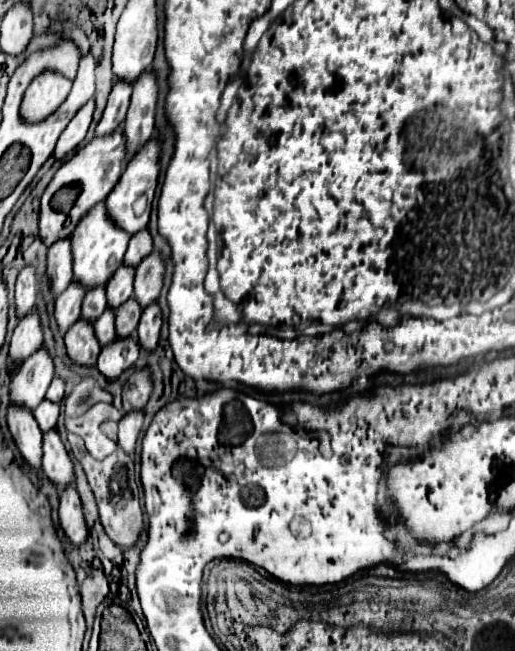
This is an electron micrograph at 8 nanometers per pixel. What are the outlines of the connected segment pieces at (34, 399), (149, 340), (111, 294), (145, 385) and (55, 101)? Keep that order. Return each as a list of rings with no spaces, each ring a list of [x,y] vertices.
[[[41,347],[13,375],[11,387],[9,387],[11,405],[27,409],[27,411],[35,411],[39,407],[39,403],[45,399],[45,393],[47,393],[53,377],[55,377],[53,361],[51,361],[47,349]]]
[[[153,303],[151,307],[145,307],[139,321],[139,329],[137,329],[139,347],[145,349],[147,353],[155,351],[159,343],[159,331],[161,331],[161,309],[157,303]]]
[[[123,267],[119,271],[115,271],[115,275],[111,277],[111,283],[107,283],[105,291],[107,291],[107,307],[109,309],[117,309],[119,305],[123,305],[131,295],[133,295],[133,275],[135,271],[131,271],[129,267]]]
[[[149,371],[133,373],[129,383],[123,389],[123,409],[125,411],[143,411],[151,395],[151,375]]]
[[[45,71],[35,77],[31,87],[27,87],[21,103],[21,119],[25,123],[39,123],[53,115],[59,105],[67,99],[71,91],[71,81],[53,71]]]

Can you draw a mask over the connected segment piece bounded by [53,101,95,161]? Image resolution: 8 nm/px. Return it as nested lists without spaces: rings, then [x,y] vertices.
[[[89,101],[87,105],[83,105],[77,111],[77,115],[71,119],[71,123],[67,125],[67,129],[61,133],[61,137],[57,141],[57,147],[55,147],[55,153],[53,153],[53,157],[57,161],[61,161],[67,153],[75,151],[83,143],[83,139],[87,135],[87,129],[89,129],[89,123],[91,123],[93,109],[95,109],[93,101]]]

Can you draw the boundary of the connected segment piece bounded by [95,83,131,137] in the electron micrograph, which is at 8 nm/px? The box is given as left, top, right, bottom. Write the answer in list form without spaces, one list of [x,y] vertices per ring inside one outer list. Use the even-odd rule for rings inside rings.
[[[115,83],[113,91],[109,95],[105,113],[97,125],[97,131],[95,131],[97,137],[111,135],[121,127],[125,113],[127,113],[127,107],[129,107],[129,99],[131,99],[131,87],[119,87],[119,83]]]

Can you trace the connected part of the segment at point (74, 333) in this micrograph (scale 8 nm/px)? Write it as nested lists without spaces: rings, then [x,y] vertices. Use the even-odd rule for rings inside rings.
[[[79,319],[79,323],[75,323],[71,331],[67,331],[65,347],[67,347],[69,359],[81,367],[95,367],[97,355],[101,351],[99,341],[95,339],[93,325],[83,323],[83,319]]]

